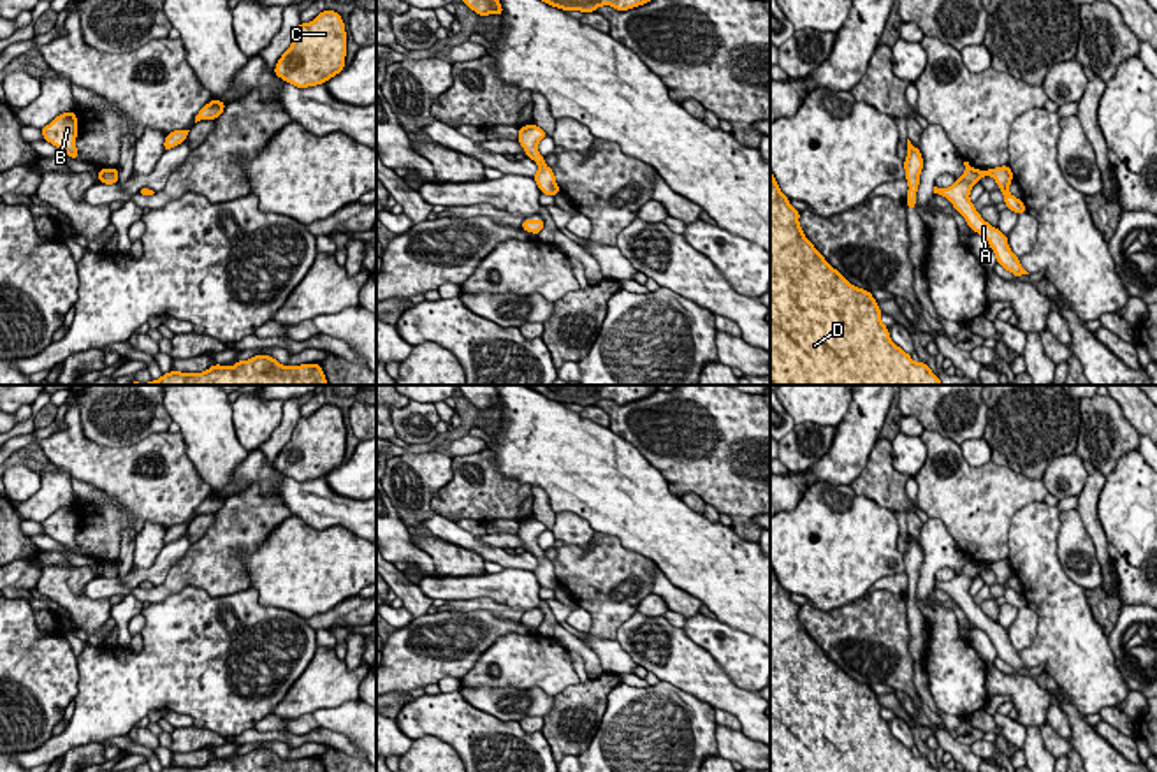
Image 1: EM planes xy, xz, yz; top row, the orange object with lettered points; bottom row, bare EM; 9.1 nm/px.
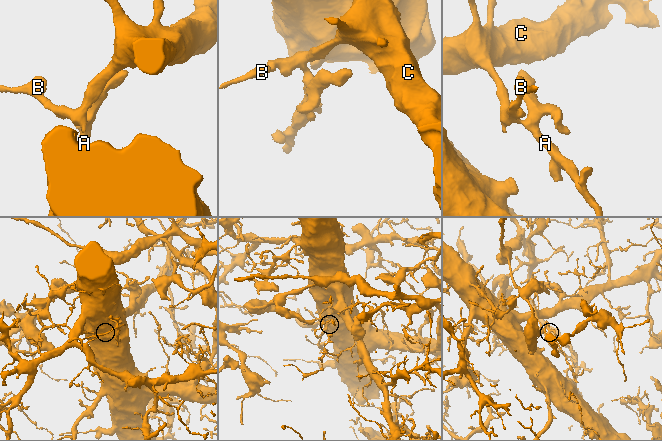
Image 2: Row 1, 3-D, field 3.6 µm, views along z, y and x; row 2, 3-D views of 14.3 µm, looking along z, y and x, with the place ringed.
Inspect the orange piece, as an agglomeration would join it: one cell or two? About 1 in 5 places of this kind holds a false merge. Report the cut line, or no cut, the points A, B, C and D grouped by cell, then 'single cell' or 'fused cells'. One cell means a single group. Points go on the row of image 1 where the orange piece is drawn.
no cut | A B C D | single cell

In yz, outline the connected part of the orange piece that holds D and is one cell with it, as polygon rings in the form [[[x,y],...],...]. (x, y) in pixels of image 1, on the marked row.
[[[770,171],[770,383],[772,385],[942,385],[928,364],[914,362],[909,353],[897,346],[881,322],[881,310],[869,290],[851,285],[837,269],[833,269],[825,257],[805,237],[798,223],[800,211],[797,211],[790,199],[781,192]]]

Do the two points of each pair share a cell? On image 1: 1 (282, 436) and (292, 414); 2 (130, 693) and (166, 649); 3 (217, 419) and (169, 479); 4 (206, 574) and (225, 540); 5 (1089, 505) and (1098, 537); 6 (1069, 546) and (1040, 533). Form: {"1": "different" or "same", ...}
{"1": "same", "2": "same", "3": "different", "4": "same", "5": "same", "6": "different"}

